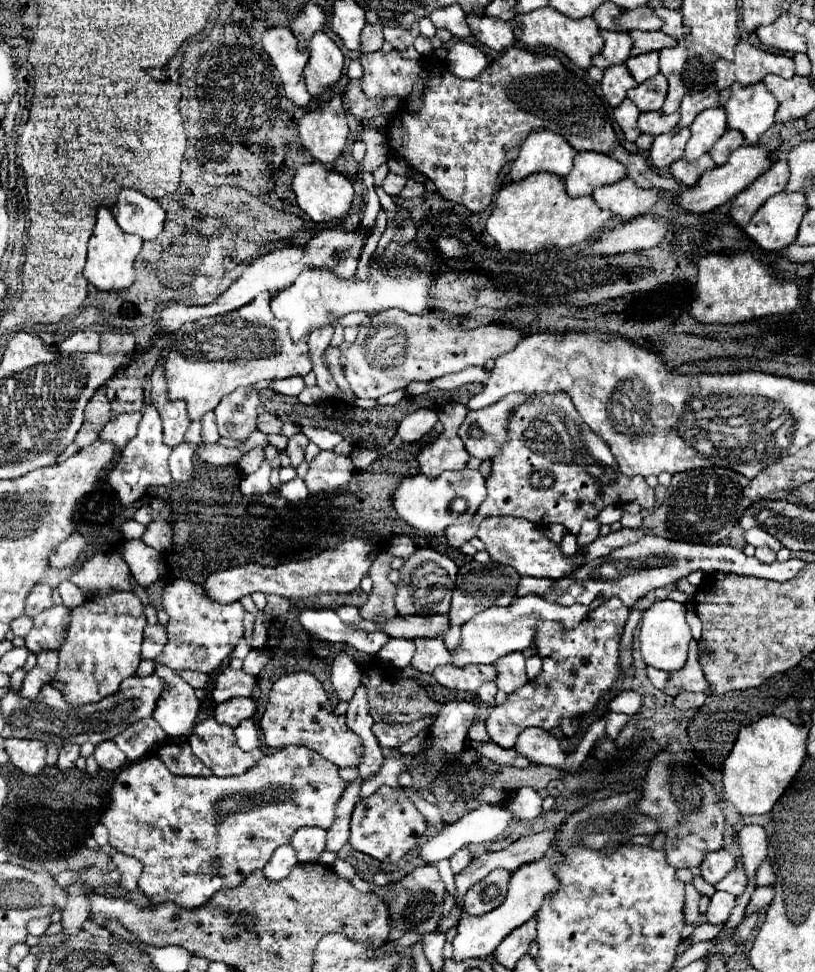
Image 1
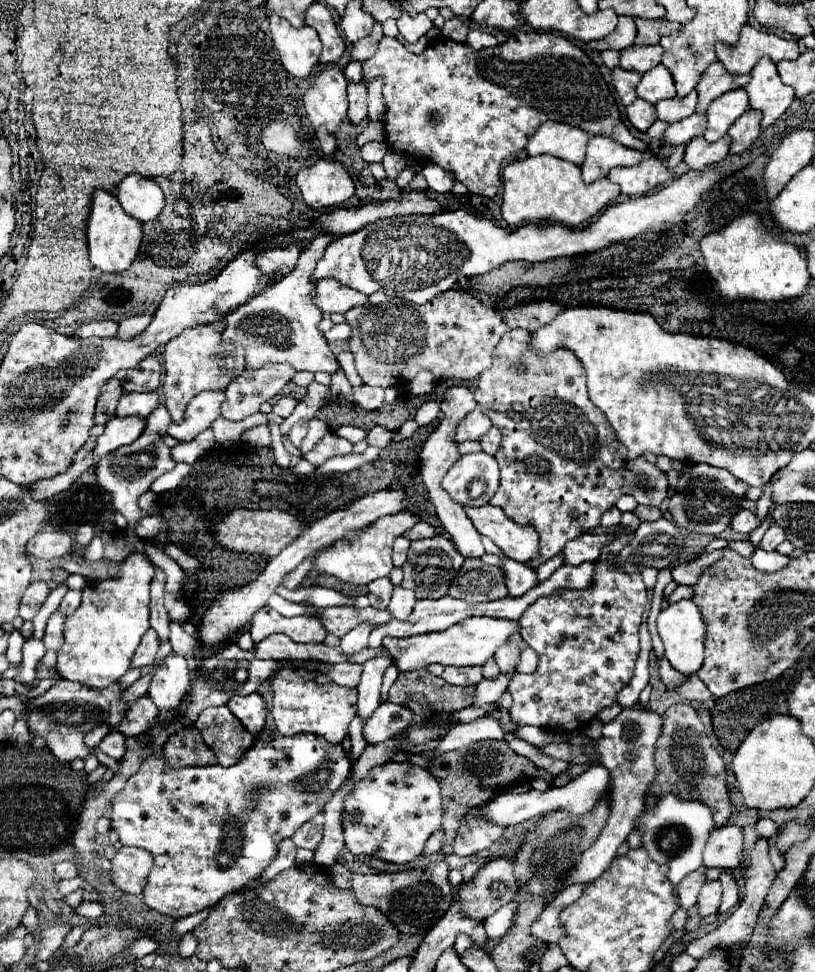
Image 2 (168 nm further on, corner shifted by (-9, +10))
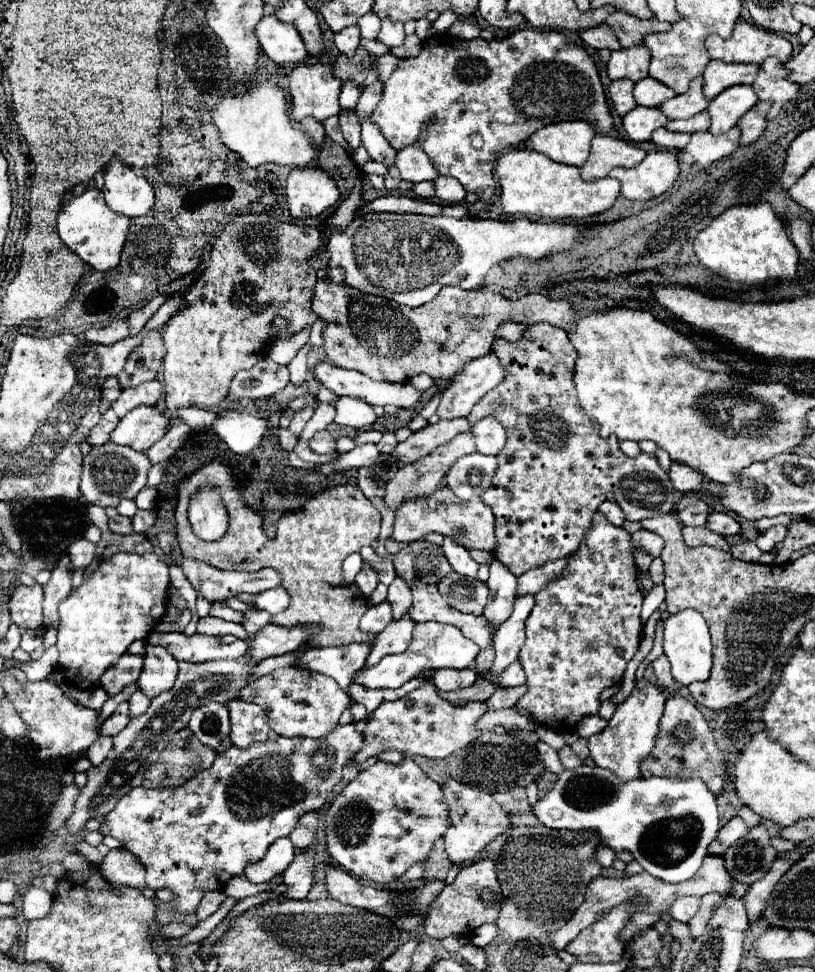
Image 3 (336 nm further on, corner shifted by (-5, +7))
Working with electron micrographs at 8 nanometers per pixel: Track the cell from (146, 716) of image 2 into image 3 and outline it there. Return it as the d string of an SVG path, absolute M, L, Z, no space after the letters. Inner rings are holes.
M135 690L129 698L129 704L131 704L131 716L139 716L147 710L149 698L145 698L145 694L141 694L141 690Z

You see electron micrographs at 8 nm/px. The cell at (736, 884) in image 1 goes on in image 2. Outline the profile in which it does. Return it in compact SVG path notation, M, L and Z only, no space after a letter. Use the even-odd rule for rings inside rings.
M723 873L719 877L721 885L723 885L723 901L721 901L721 913L727 913L729 909L733 909L739 903L739 891L737 891L737 881L731 873Z

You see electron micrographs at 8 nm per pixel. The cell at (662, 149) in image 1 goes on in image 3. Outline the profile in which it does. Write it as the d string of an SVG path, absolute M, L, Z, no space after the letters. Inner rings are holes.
M699 112L687 120L669 120L667 122L667 128L671 132L687 132L687 134L709 130L709 126L711 126L711 118L707 112Z

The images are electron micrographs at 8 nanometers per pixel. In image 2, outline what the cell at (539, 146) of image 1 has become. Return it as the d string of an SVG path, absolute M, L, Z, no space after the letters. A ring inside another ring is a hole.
M545 121L529 139L525 151L529 157L535 155L553 155L575 165L581 165L585 159L589 135L579 127L571 127L557 121Z

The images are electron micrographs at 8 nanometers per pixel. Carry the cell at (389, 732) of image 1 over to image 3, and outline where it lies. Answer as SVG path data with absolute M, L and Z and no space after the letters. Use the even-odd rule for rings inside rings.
M345 724L345 726L335 726L323 740L315 740L315 738L273 738L273 740L265 740L265 742L257 742L253 746L249 746L247 750L241 750L241 748L235 748L231 746L229 750L217 754L215 762L211 768L195 774L189 782L185 782L183 786L179 788L157 788L157 790L147 790L143 786L139 788L133 788L131 792L127 792L117 804L115 808L105 816L105 824L109 826L109 834L113 838L117 838L121 842L121 846L125 850L129 850L131 854L135 854L145 870L147 870L147 888L151 890L159 890L159 888L169 888L171 892L177 894L177 900L175 900L175 906L179 912L183 914L193 914L199 900L203 898L205 892L209 890L221 890L233 876L241 876L243 874L243 868L251 862L257 862L265 856L267 848L281 836L289 836L293 832L293 828L297 826L301 814L305 812L311 812L311 810L321 810L325 806L325 800L329 796L329 792L333 790L333 786L341 780L341 770L345 764L351 762L351 758L357 754L357 750L361 748L361 742L363 742L363 736L355 730L353 724Z

